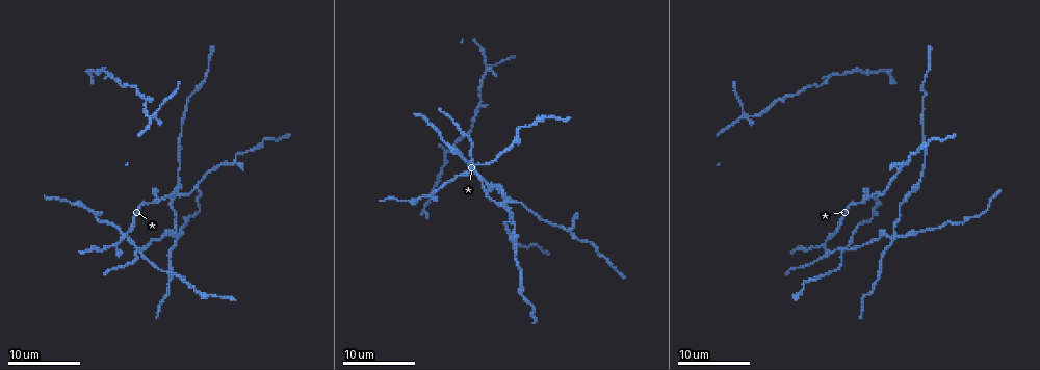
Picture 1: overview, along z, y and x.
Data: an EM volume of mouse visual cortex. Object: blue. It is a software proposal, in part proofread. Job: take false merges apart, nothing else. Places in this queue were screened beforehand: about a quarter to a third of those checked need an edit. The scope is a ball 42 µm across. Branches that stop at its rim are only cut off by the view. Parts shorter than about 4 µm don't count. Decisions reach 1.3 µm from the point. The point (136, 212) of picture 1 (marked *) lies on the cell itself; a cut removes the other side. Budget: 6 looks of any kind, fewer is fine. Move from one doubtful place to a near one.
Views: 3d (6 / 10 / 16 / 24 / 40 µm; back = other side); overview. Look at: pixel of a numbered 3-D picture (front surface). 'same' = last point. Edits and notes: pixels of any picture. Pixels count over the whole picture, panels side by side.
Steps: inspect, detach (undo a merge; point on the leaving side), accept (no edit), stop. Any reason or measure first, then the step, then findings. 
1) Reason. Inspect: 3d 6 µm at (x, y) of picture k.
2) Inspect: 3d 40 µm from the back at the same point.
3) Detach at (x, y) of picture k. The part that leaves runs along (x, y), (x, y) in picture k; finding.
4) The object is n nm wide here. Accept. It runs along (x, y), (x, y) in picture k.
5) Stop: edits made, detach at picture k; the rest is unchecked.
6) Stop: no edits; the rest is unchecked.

Four arms meet. Inspect: 3d 10 µm at (841, 252) of picture 1.

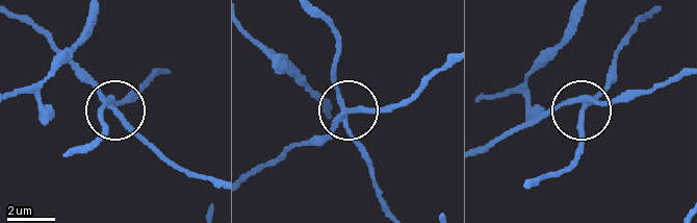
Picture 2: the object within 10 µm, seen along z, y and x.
The side arm is 19 µm long; 4 arms meet here. Detach at (131, 125) of picture 2. A second cell is stuck on.

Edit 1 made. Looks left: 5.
Inspect: overview.

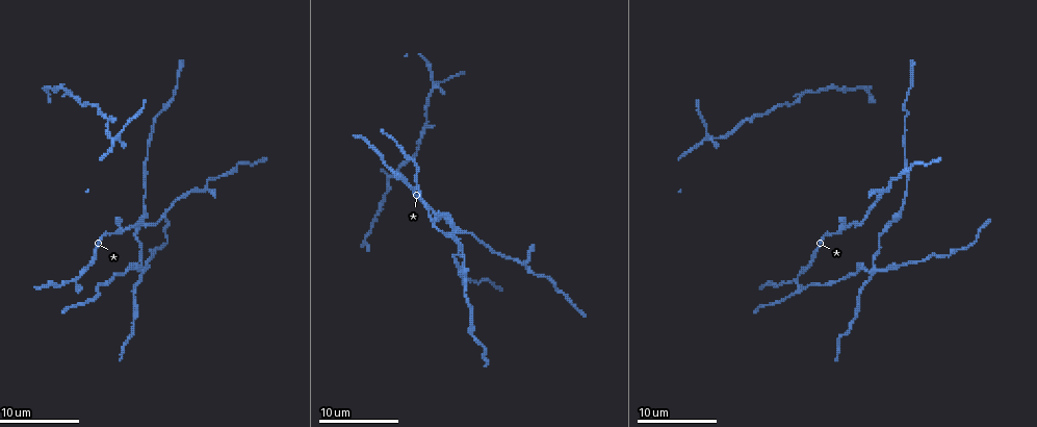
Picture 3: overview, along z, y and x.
Inspect: 3d 6 µm at (75, 281) of picture 3.

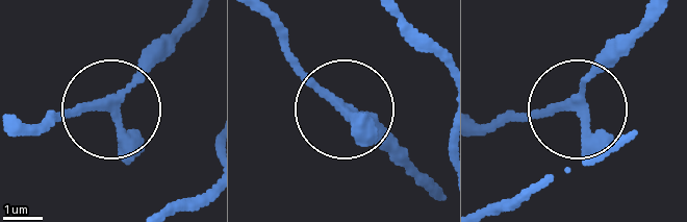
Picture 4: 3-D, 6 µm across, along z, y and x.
The side arm is 22 µm long. Accept. It runs along (655, 18), (578, 104), (488, 127) in picture 4; all the same cell.

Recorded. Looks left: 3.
Calibre changes. Inspect: 3d 6 µm at (424, 130) of picture 3.

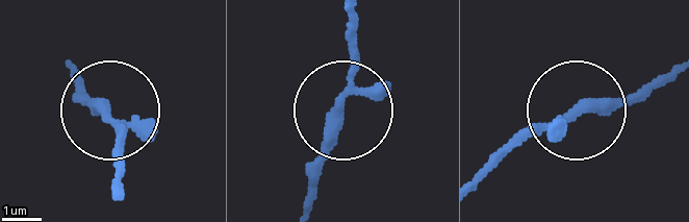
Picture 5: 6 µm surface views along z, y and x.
Inspect: 3d 6 µm from the back at (340, 102) of picture 5.

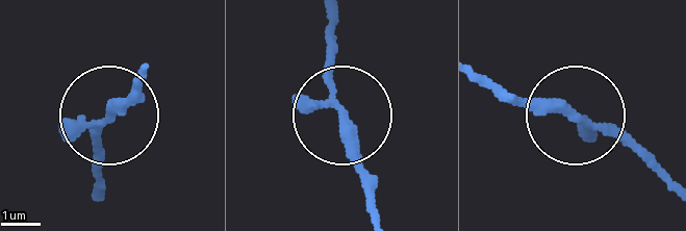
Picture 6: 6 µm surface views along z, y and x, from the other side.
The object is 210 nm wide here. Accept. It runs along (376, 208), (329, 88), (329, 19) in picture 6; one cell here.

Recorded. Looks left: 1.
Stop: edits made, detach at picture 2; the rest is unchecked.

